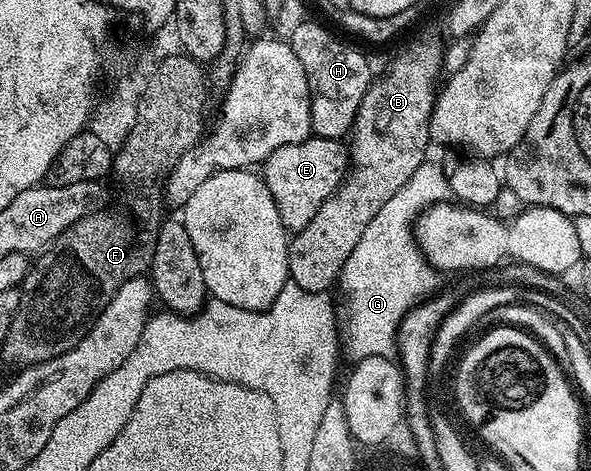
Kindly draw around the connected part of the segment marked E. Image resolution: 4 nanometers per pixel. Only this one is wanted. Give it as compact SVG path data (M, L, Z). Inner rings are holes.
M311 135L303 143L291 143L287 147L279 147L263 162L265 182L279 207L279 217L283 219L285 228L290 234L307 227L307 223L311 223L311 219L315 219L315 211L319 211L319 207L323 207L323 203L327 203L327 199L331 199L331 195L337 192L342 181L345 180L345 175L351 168L351 153L348 148L344 149L341 145L344 144L336 137Z

